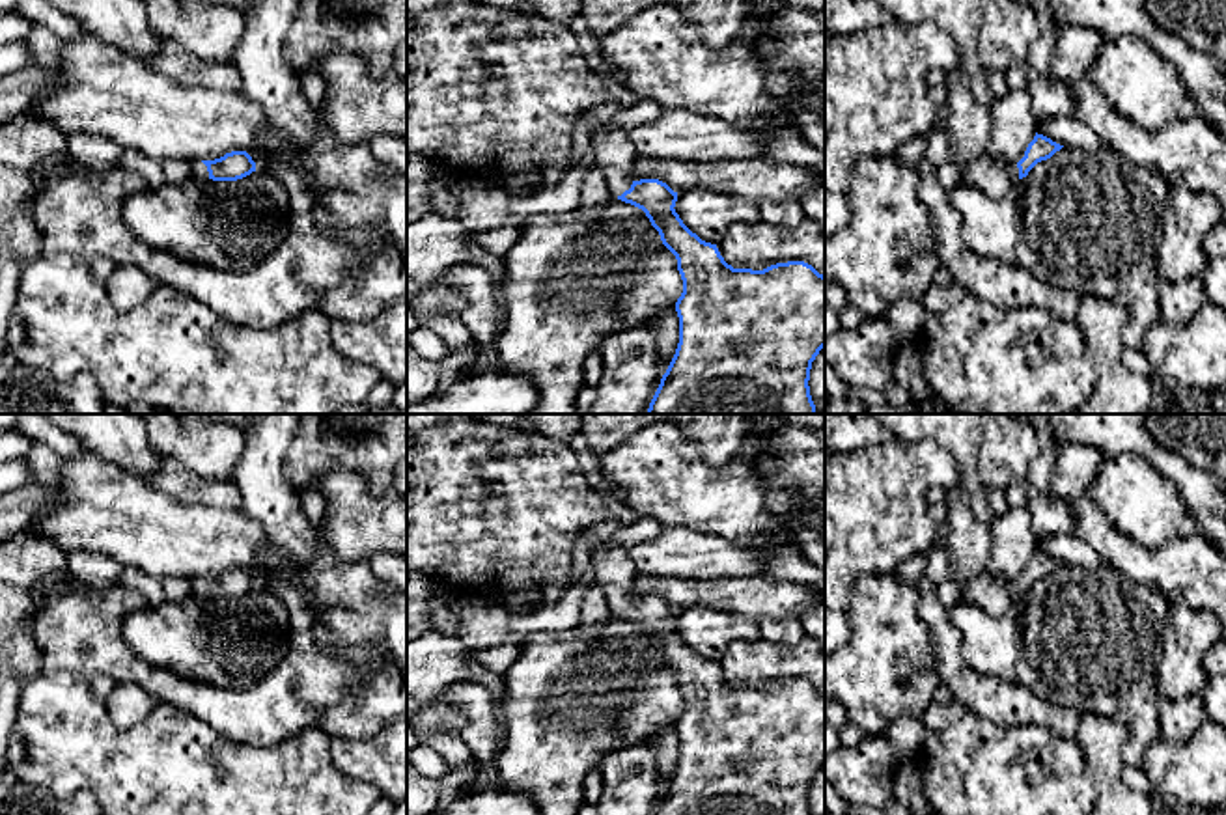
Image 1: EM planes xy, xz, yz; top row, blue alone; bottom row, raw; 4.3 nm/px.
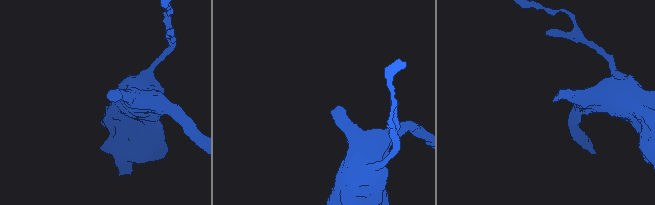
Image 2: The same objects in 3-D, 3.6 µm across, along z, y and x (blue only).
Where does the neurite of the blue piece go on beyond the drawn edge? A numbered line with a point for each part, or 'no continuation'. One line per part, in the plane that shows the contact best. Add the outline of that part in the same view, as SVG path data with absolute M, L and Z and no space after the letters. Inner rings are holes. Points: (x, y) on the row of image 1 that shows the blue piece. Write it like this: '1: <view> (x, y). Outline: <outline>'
1: xz (614, 155). Outline: M599 123L590 131L590 142L595 153L595 166L614 198L631 188L634 181L634 160L638 159L627 131Z

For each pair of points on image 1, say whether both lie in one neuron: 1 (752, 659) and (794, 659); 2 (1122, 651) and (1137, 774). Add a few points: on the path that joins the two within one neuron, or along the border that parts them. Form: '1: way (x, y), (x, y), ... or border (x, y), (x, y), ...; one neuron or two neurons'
1: way (762, 661), (784, 661); one neuron
2: border (1126, 763), (1141, 767); two neurons

